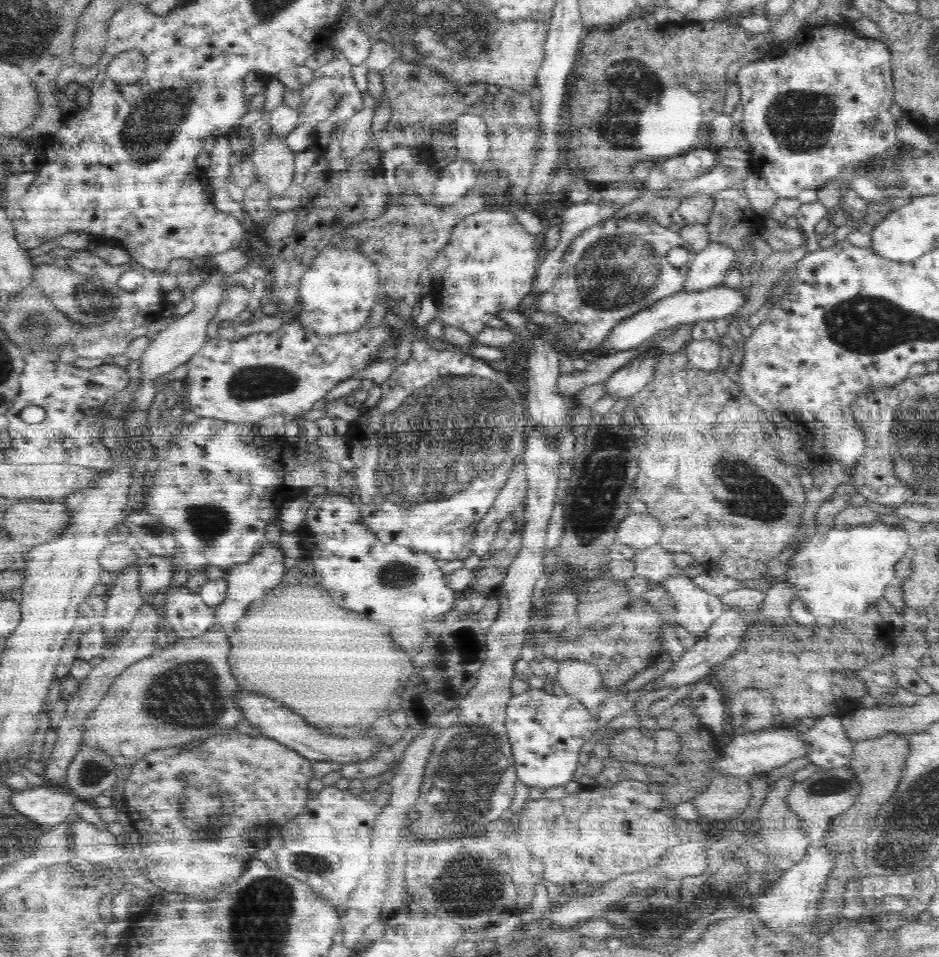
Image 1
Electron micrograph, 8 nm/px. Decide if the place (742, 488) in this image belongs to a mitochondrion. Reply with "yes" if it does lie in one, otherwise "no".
yes

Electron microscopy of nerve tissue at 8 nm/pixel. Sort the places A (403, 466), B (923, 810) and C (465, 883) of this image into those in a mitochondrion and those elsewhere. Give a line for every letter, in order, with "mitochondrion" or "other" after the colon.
A: mitochondrion
B: mitochondrion
C: mitochondrion

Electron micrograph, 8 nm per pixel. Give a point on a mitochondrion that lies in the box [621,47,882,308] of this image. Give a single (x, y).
(800, 121)

